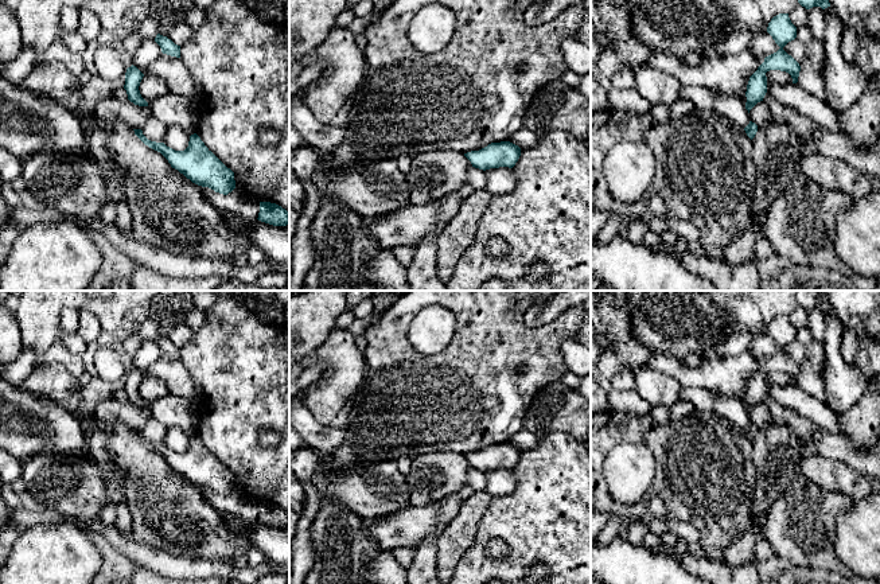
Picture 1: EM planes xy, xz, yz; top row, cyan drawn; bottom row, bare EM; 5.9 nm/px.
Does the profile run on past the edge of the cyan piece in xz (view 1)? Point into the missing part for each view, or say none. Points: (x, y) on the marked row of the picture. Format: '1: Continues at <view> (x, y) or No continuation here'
1: No continuation here

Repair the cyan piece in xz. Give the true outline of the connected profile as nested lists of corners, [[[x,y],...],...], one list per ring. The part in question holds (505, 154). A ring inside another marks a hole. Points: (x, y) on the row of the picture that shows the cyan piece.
[[[510,141],[491,143],[479,151],[464,153],[472,167],[490,170],[499,167],[513,168],[521,156],[521,148]]]

